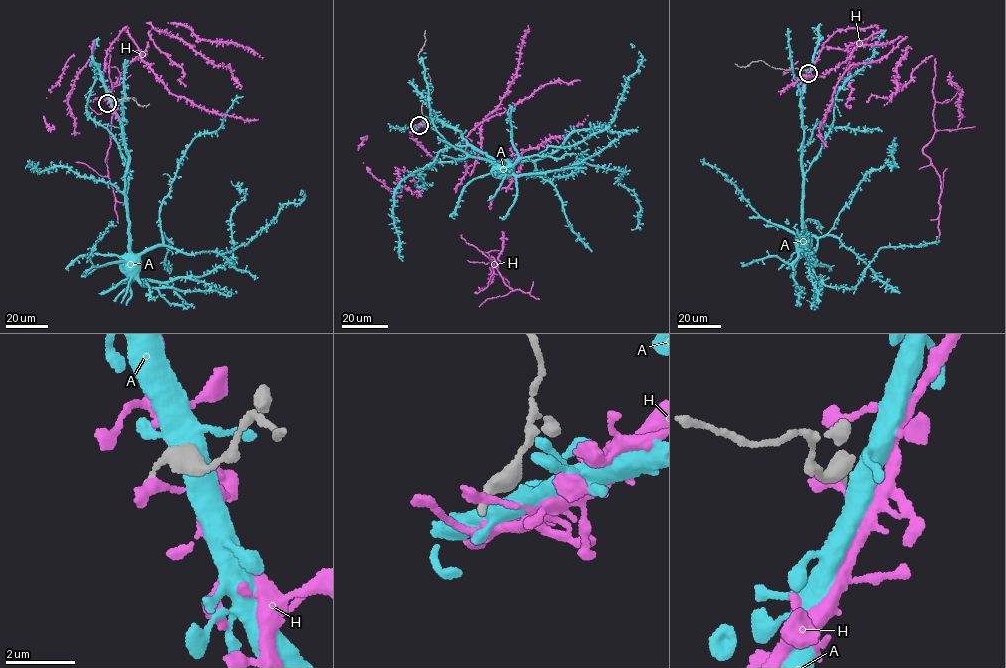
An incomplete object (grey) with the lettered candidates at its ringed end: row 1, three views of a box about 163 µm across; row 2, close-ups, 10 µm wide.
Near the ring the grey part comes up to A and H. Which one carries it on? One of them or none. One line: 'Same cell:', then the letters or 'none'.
Same cell: none

